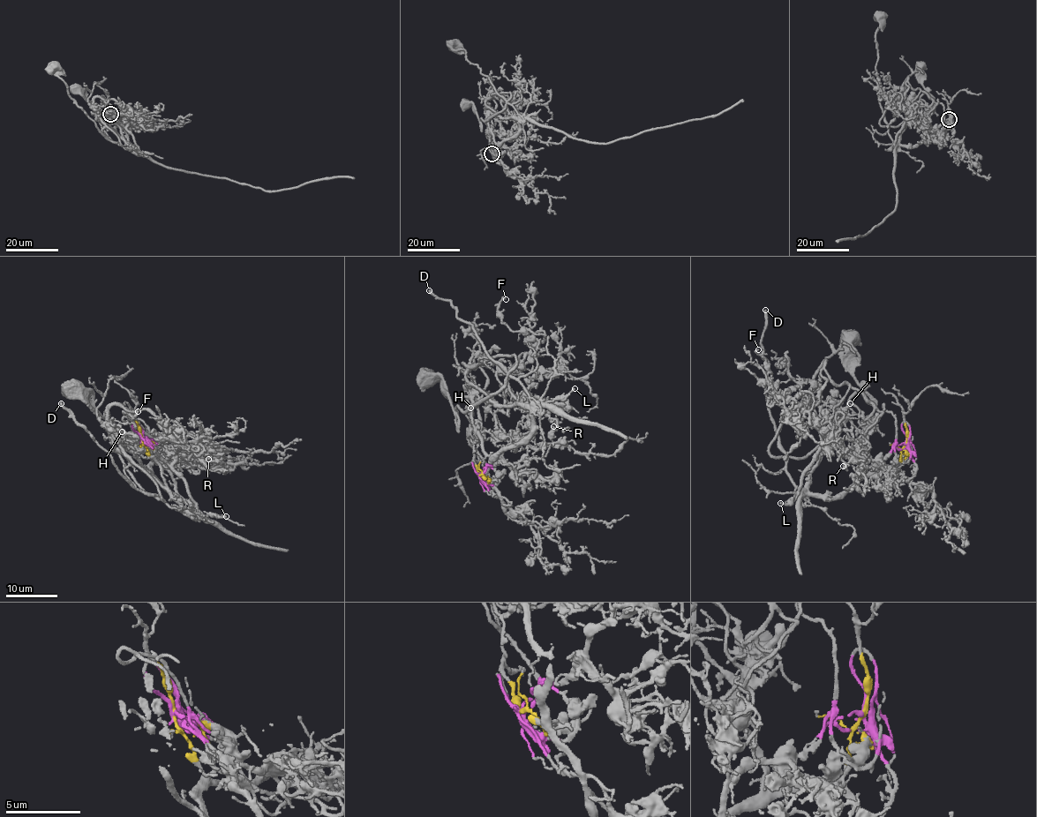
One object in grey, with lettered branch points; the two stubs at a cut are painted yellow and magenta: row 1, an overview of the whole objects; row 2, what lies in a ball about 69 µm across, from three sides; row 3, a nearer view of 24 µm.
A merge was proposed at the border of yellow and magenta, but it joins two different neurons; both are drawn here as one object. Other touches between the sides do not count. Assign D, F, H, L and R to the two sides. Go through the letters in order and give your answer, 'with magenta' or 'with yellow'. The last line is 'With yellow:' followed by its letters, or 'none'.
D: with yellow
F: with magenta
H: with magenta
L: with yellow
R: with magenta
With yellow: D, L

